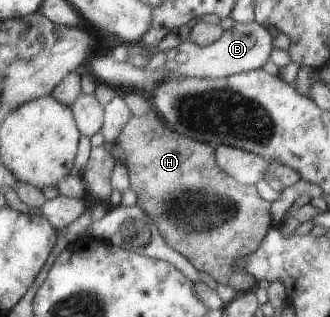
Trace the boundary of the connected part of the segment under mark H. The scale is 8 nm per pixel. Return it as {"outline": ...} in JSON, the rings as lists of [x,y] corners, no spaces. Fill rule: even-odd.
{"outline":[[[153,109],[138,118],[130,116],[115,143],[124,153],[128,187],[135,192],[136,204],[153,220],[164,242],[217,284],[230,285],[239,293],[253,290],[256,279],[243,272],[238,261],[259,247],[271,226],[269,204],[259,197],[256,187],[235,181],[216,164],[212,145],[179,135]]]}

